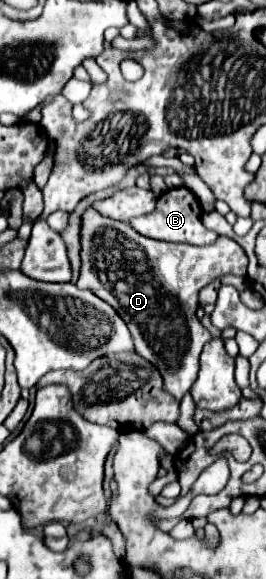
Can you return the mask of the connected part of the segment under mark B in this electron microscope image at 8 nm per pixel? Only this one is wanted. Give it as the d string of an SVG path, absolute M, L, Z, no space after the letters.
M171 188L165 194L161 194L157 198L157 206L151 214L147 216L139 216L133 218L129 222L141 236L153 238L153 240L165 240L165 242L185 242L185 244L193 244L193 246L205 246L215 242L217 234L207 230L201 224L201 204L195 198L195 194L187 188Z

